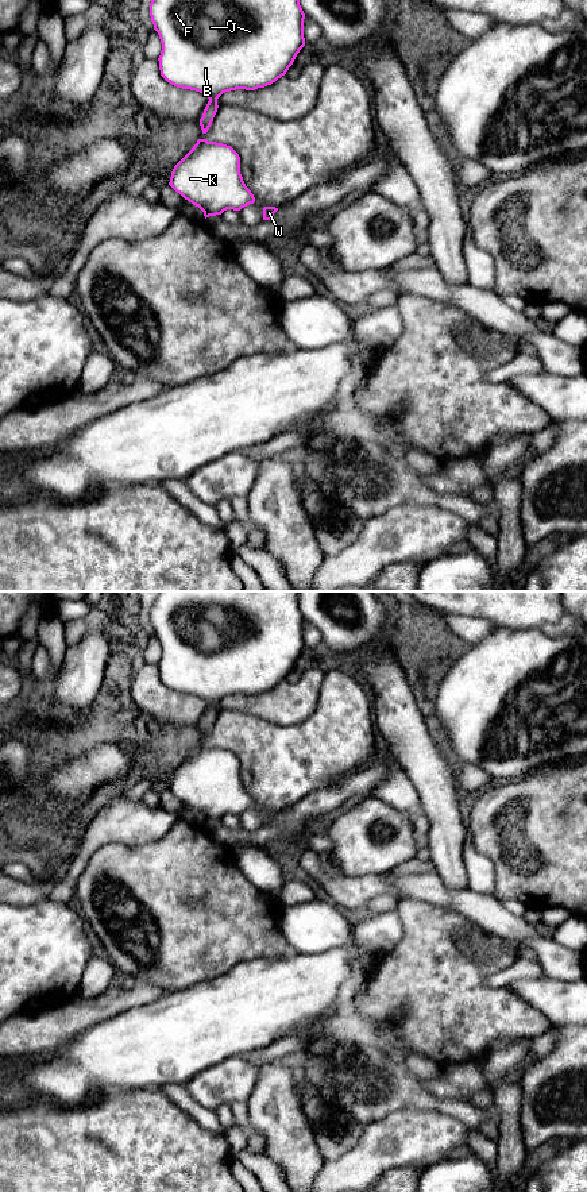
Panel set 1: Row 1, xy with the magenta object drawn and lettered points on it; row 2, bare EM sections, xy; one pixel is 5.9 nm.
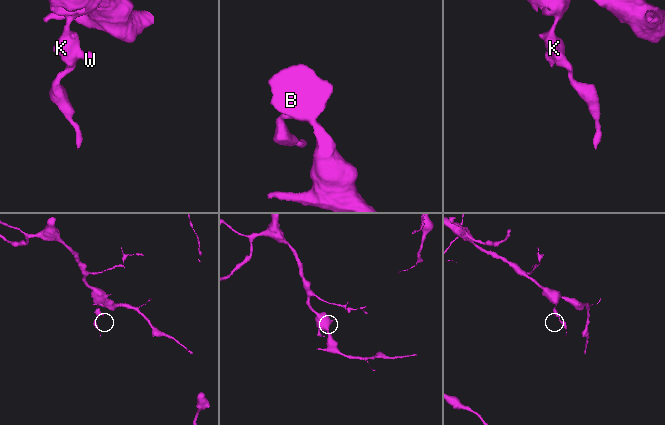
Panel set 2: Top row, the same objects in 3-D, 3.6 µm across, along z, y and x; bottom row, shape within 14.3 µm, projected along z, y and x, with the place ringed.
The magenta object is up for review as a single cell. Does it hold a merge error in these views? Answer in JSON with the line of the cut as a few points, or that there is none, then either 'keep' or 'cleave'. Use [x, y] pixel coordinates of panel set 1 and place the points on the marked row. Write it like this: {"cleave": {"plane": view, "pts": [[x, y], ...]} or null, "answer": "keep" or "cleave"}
{"cleave": null, "answer": "keep"}

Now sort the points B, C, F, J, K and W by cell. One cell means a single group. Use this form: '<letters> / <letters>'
B C F J K W

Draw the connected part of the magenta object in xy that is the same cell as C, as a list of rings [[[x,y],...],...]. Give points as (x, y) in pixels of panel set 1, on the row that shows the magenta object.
[[[151,0],[150,16],[162,43],[161,76],[209,99],[200,119],[202,134],[208,132],[223,93],[271,85],[305,46],[300,0]]]

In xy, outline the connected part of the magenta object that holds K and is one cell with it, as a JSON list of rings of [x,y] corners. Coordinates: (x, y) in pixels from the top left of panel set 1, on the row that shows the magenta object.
[[[198,139],[174,166],[169,185],[198,207],[205,219],[255,202],[240,174],[239,154],[231,146],[206,139]]]

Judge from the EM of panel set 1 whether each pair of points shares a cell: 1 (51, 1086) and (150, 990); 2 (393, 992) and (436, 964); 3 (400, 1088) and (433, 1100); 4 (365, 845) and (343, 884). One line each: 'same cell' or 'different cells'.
1: different cells
2: same cell
3: same cell
4: different cells

